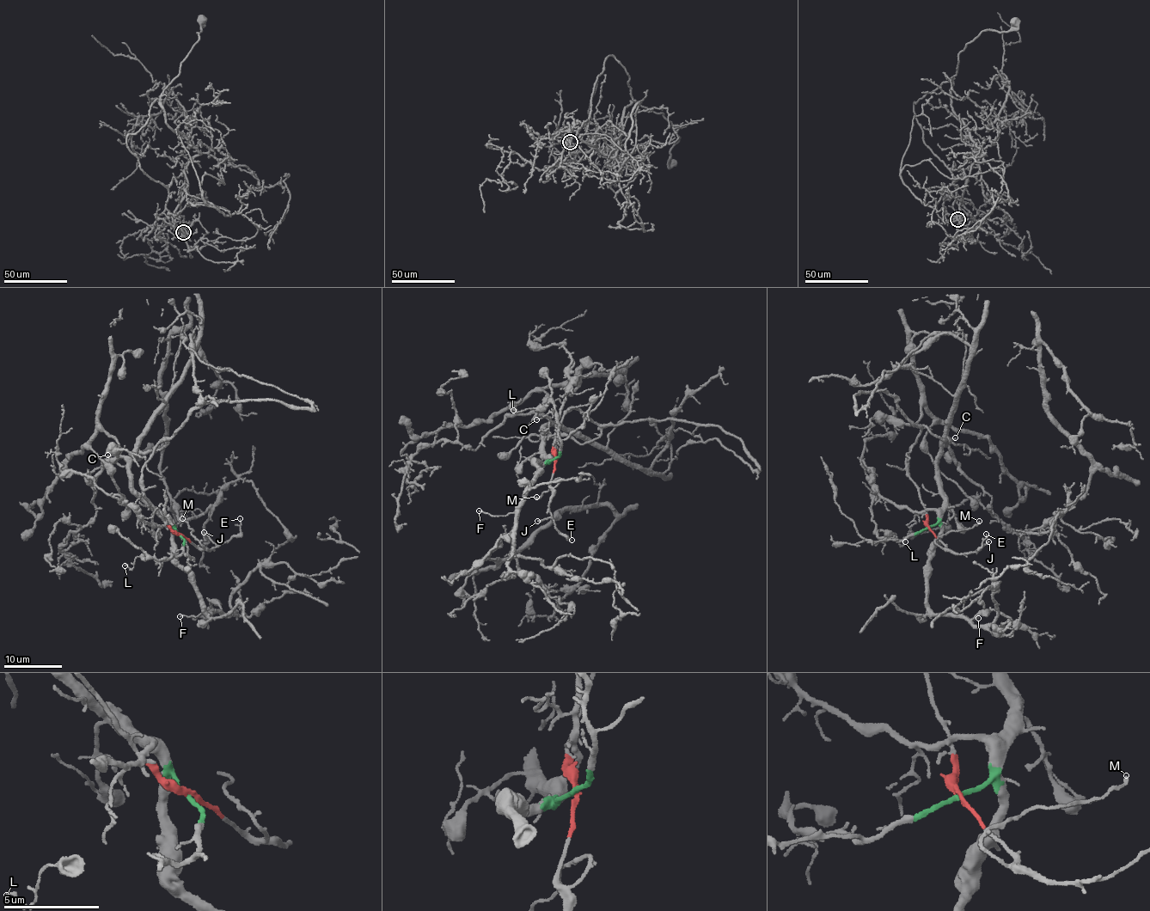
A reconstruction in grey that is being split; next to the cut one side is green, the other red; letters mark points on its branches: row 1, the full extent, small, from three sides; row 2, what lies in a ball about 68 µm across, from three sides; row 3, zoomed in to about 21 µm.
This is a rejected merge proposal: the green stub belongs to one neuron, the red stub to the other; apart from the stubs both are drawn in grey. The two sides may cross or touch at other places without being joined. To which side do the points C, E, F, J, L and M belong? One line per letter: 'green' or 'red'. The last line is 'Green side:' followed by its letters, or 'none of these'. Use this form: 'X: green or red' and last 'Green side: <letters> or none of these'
C: green
E: red
F: green
J: red
L: green
M: red
Green side: C, F, L

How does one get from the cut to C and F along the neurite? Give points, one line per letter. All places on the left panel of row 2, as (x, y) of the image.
C: (180, 534), (163, 515), (133, 491), (128, 465), (123, 456), (107, 455)
F: (180, 534), (174, 532), (174, 559), (188, 574), (200, 606), (211, 614), (201, 612), (195, 617), (180, 617)

